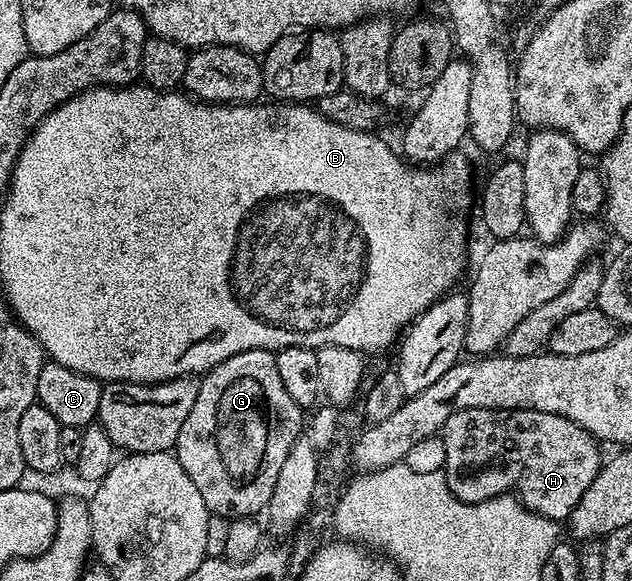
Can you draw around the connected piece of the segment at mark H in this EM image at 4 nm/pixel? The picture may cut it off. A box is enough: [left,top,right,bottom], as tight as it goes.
[440,408,604,522]

